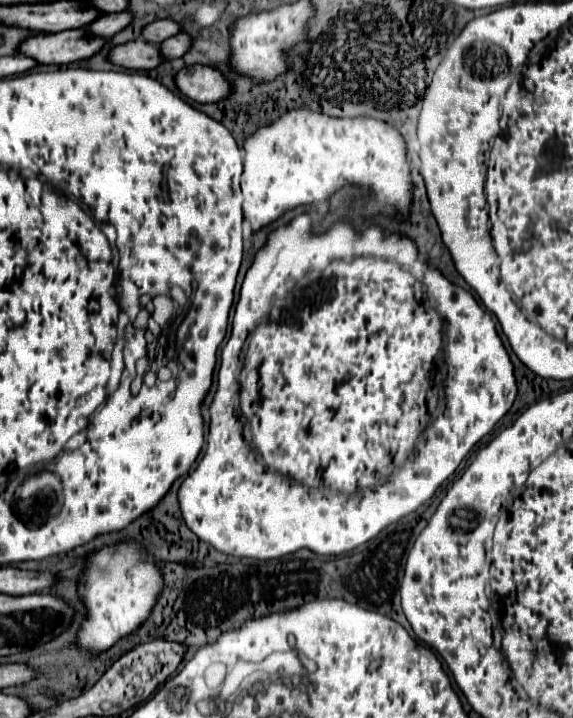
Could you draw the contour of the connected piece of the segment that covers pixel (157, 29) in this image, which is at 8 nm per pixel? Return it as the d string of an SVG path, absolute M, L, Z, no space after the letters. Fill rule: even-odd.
M155 20L151 24L147 24L143 30L141 30L141 38L145 42L151 42L151 44L159 44L171 36L175 36L177 32L181 30L181 26L173 20Z

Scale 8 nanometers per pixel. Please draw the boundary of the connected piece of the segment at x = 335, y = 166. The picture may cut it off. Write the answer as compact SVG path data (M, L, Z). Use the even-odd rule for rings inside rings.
M301 108L285 112L277 122L267 128L259 128L257 134L245 140L245 170L241 176L241 190L245 196L243 214L251 222L253 230L267 226L269 222L277 220L285 210L301 204L315 204L319 214L323 214L327 210L329 196L343 184L359 184L373 190L373 200L365 206L365 216L373 216L379 212L407 214L413 186L401 134L393 126L387 126L385 122L375 122L373 118L331 118Z

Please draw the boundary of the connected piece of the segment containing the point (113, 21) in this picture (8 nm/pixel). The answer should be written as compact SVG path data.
M129 12L101 14L95 22L91 22L89 26L85 26L85 30L89 30L89 34L99 36L99 38L111 38L115 32L119 32L121 28L125 28L129 22L131 22L131 14Z

